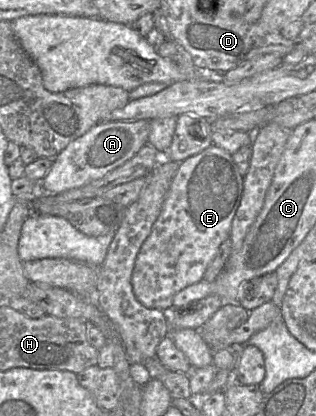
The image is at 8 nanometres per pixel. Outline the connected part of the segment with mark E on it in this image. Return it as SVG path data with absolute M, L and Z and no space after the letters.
M216 145L179 163L161 212L135 260L131 283L142 305L166 311L173 307L176 293L203 280L220 245L230 237L243 180L231 154Z

